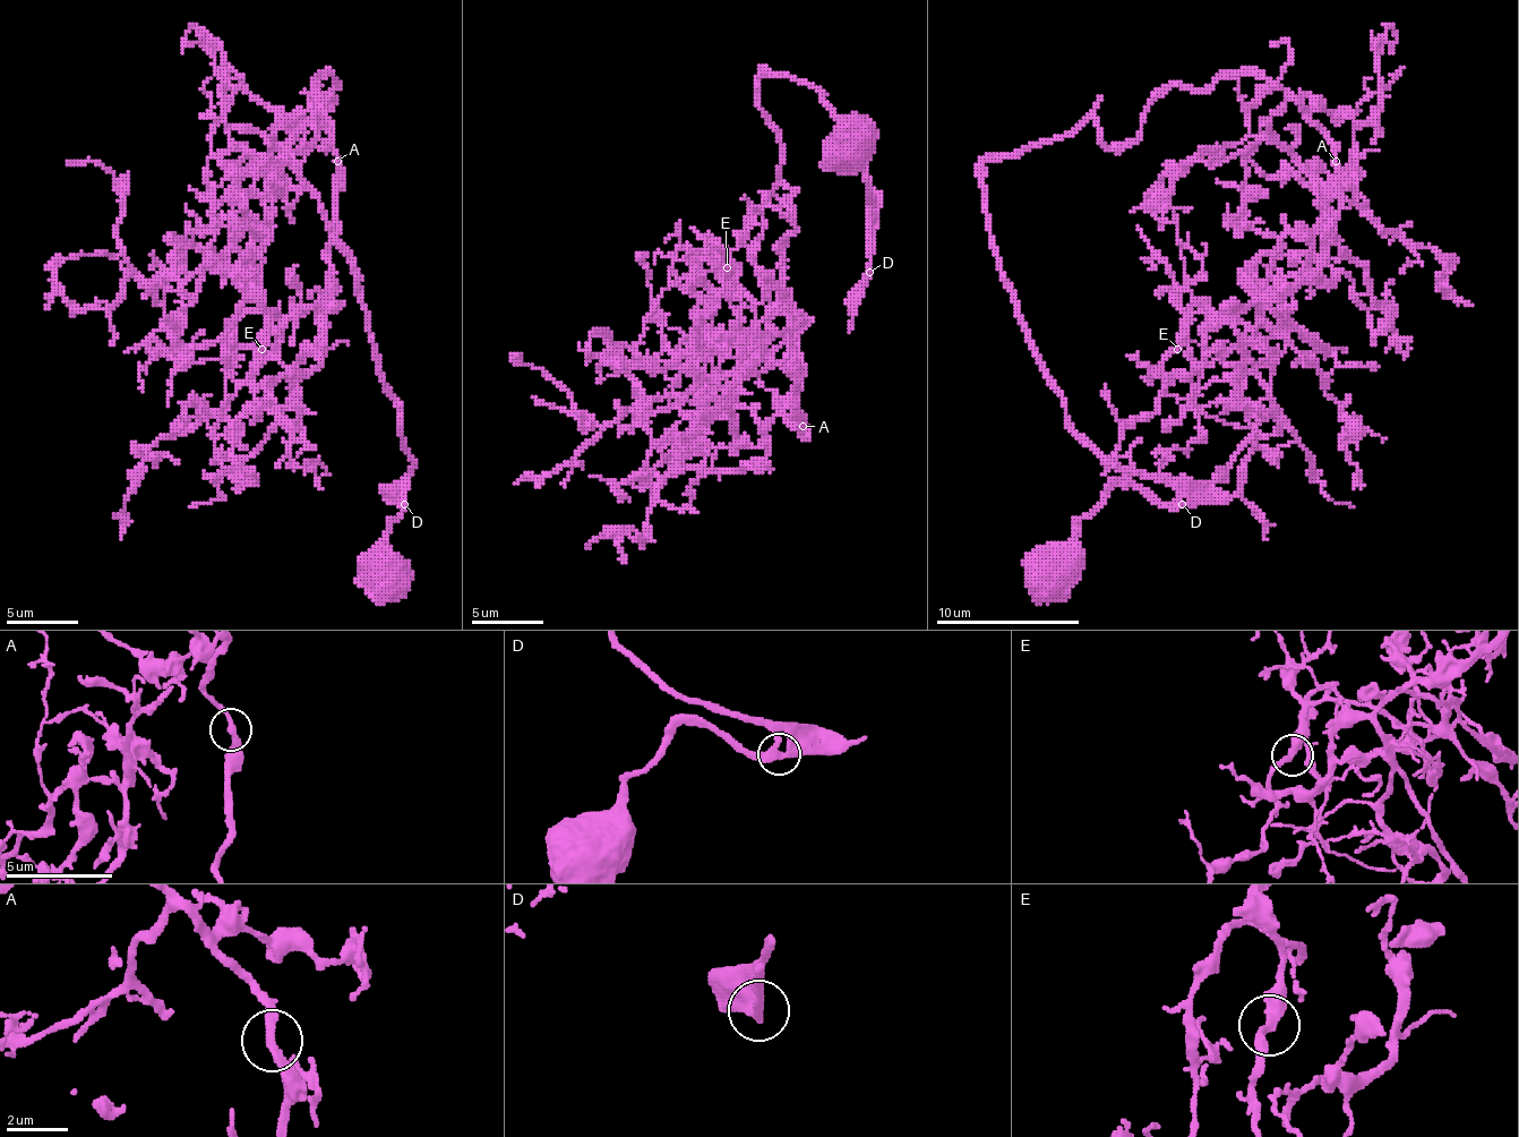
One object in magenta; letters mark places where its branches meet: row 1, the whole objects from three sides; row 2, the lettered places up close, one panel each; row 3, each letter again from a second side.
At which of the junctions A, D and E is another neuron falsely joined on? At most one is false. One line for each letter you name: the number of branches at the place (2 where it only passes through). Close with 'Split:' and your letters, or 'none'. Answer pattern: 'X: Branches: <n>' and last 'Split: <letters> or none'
Split: none

